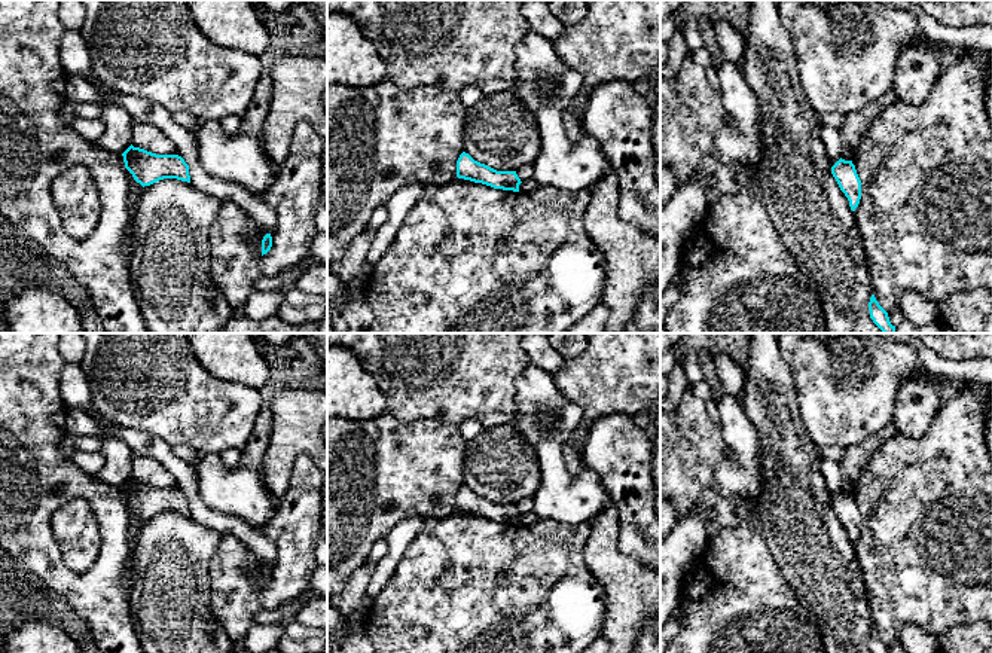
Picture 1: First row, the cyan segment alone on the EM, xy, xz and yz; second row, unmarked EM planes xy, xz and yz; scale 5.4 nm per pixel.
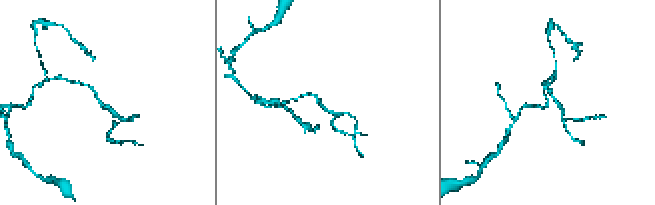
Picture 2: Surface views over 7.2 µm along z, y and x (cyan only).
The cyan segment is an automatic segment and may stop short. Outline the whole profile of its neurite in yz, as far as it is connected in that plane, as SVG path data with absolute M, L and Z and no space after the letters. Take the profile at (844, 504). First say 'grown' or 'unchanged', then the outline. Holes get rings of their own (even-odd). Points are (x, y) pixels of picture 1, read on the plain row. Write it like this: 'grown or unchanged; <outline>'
unchanged; M840 491L831 500L831 507L836 512L840 524L848 531L851 543L855 544L861 533L861 513L857 507L855 498L852 494L845 494Z

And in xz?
unchanged; M463 485L457 494L457 510L482 516L494 522L519 525L522 516L516 504L497 504L485 497L474 494Z

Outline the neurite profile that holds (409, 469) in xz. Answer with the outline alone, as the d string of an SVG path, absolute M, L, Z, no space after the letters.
M390 412L370 421L327 418L327 596L344 591L372 546L400 521L416 515L445 519L458 512L466 445L460 424L436 418L406 422Z

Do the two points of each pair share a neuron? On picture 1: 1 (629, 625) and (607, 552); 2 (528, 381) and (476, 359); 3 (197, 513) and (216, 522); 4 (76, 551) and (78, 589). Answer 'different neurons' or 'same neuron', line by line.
1: same neuron
2: different neurons
3: same neuron
4: different neurons

